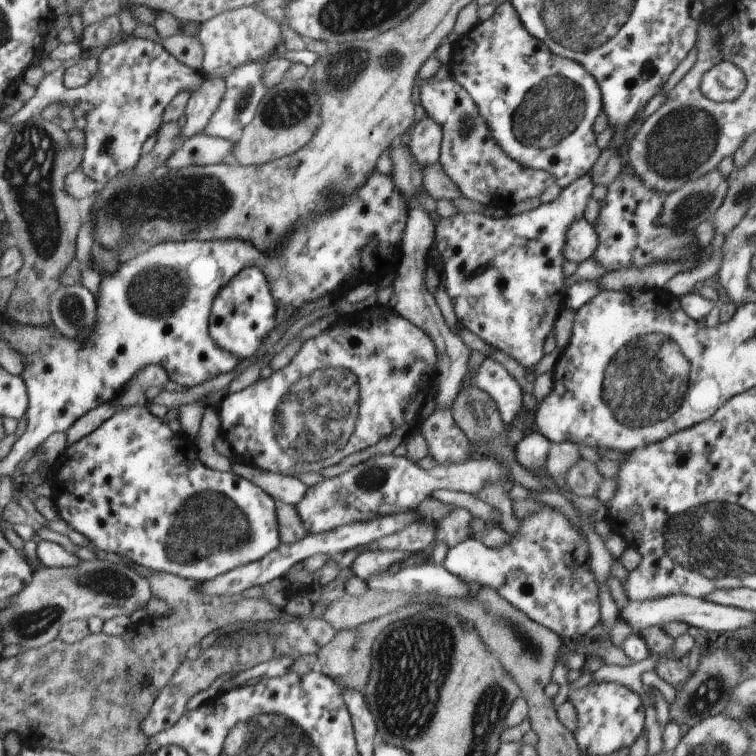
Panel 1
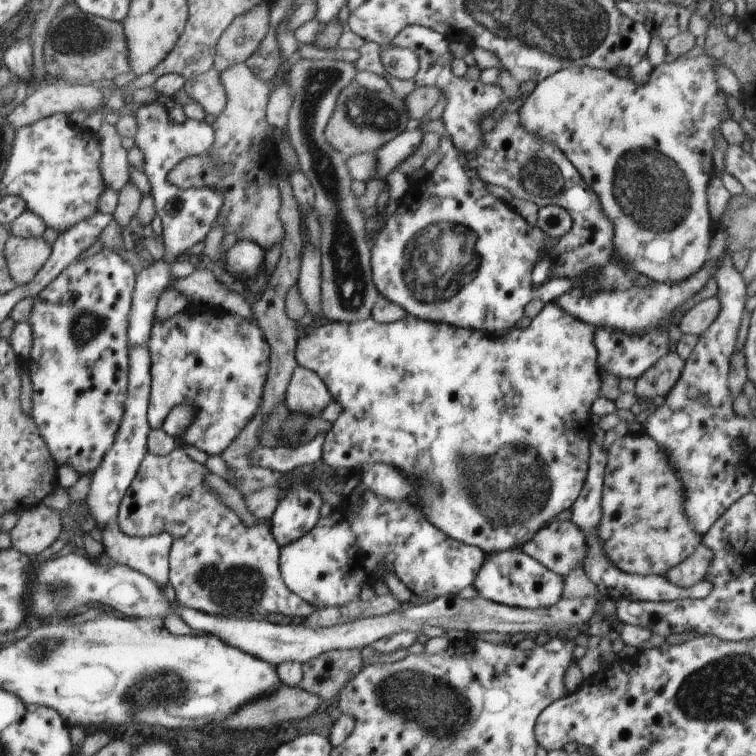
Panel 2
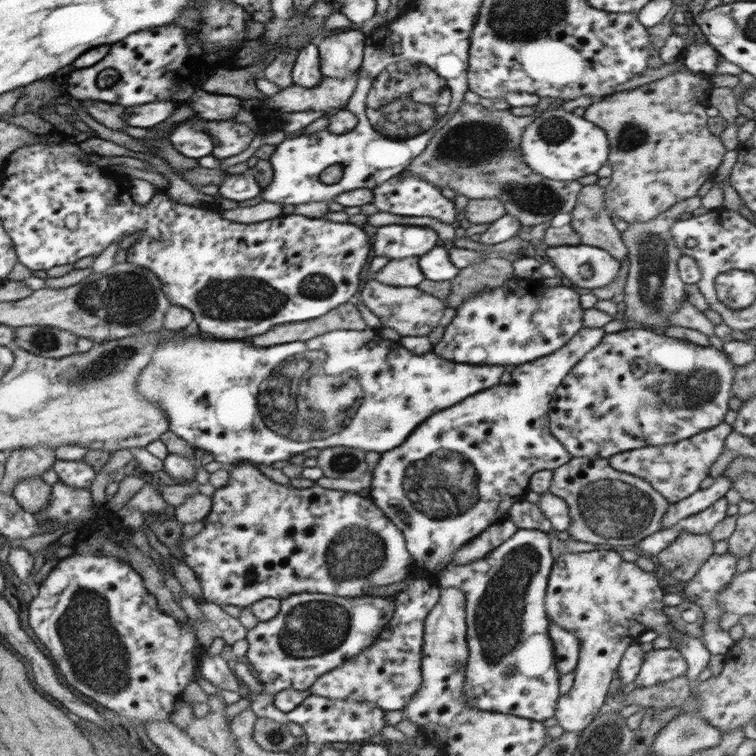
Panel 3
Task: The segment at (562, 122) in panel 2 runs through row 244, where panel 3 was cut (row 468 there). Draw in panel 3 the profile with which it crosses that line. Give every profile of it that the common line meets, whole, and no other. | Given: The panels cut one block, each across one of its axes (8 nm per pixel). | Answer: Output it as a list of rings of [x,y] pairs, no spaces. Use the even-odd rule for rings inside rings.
[[[722,421],[717,427],[699,432],[687,439],[659,447],[635,448],[611,456],[609,463],[620,472],[647,480],[669,502],[684,500],[702,488],[702,481],[709,476],[710,466],[725,451],[725,438],[733,427]]]

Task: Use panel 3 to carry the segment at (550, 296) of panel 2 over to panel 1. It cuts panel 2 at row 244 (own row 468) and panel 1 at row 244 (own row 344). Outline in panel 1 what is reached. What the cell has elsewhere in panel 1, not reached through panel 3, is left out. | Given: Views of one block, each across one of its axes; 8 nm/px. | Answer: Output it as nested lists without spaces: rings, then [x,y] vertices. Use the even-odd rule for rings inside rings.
[[[580,217],[568,228],[565,236],[563,255],[565,260],[581,263],[588,260],[596,250],[597,234],[594,226]]]

